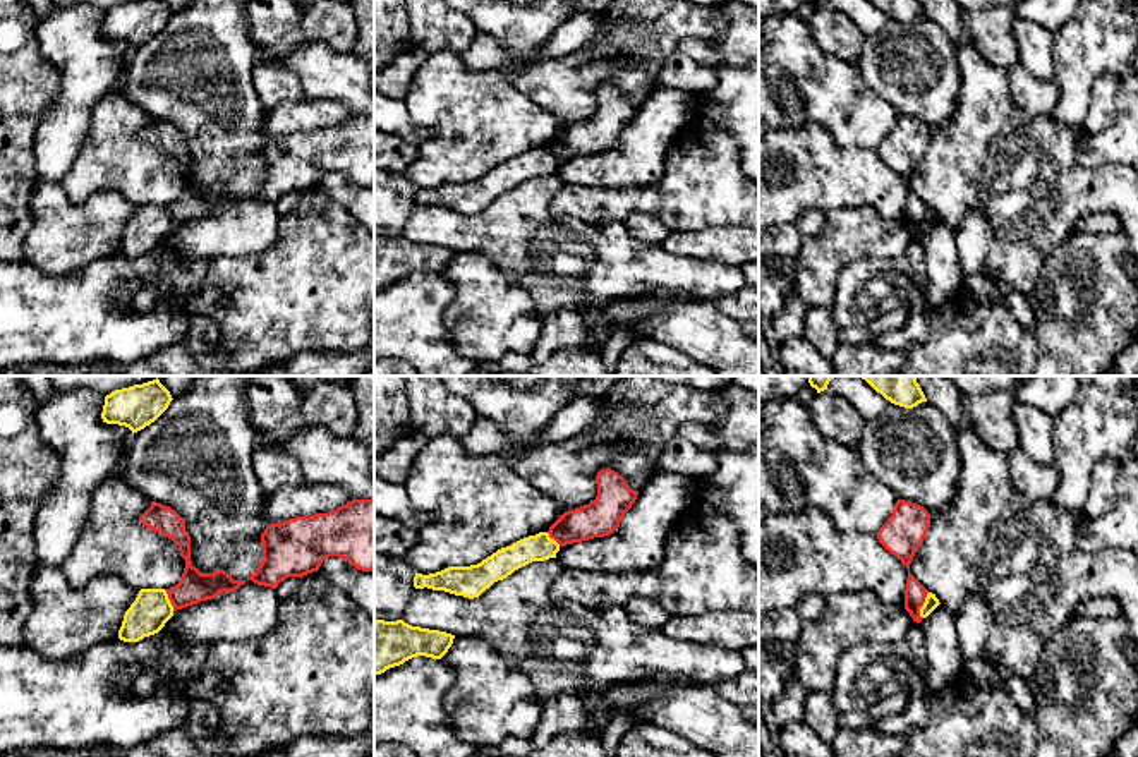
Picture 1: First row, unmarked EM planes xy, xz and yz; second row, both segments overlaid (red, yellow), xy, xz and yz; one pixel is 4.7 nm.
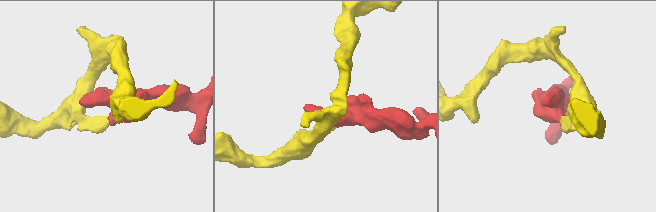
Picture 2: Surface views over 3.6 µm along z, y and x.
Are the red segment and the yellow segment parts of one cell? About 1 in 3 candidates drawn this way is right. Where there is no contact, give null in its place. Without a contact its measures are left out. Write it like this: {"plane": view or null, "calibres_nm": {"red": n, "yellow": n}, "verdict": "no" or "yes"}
{"plane": "yz", "calibres_nm": {"red": 100, "yellow": 70}, "verdict": "no"}

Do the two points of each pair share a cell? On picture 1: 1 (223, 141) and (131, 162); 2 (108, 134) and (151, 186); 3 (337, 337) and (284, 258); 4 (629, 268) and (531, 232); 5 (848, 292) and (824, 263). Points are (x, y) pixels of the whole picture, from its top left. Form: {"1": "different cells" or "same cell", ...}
{"1": "different cells", "2": "same cell", "3": "same cell", "4": "same cell", "5": "different cells"}

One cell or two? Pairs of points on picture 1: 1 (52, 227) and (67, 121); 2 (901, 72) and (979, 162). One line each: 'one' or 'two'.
1: two
2: two

